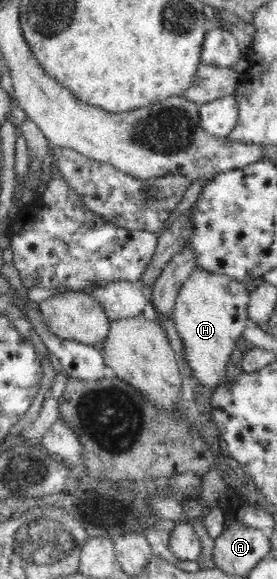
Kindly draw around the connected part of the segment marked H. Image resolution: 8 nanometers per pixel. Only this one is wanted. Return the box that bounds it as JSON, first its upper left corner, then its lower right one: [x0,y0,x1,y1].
[172,269,250,389]

